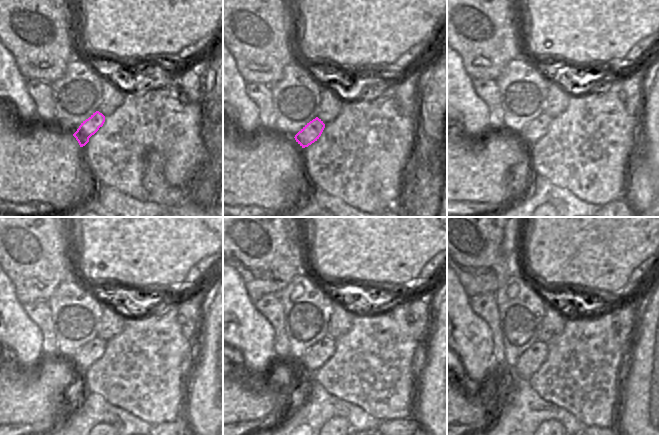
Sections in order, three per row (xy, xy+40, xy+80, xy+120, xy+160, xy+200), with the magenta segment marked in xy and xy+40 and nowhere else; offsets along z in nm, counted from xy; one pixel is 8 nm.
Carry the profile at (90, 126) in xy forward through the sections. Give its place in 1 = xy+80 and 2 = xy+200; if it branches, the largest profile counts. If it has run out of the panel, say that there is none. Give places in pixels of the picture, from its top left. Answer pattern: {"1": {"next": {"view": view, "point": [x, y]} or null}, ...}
{"1": {"next": {"view": "xy+80", "point": [532, 132]}}, "2": {"next": {"view": "xy+200", "point": [537, 365]}}}

